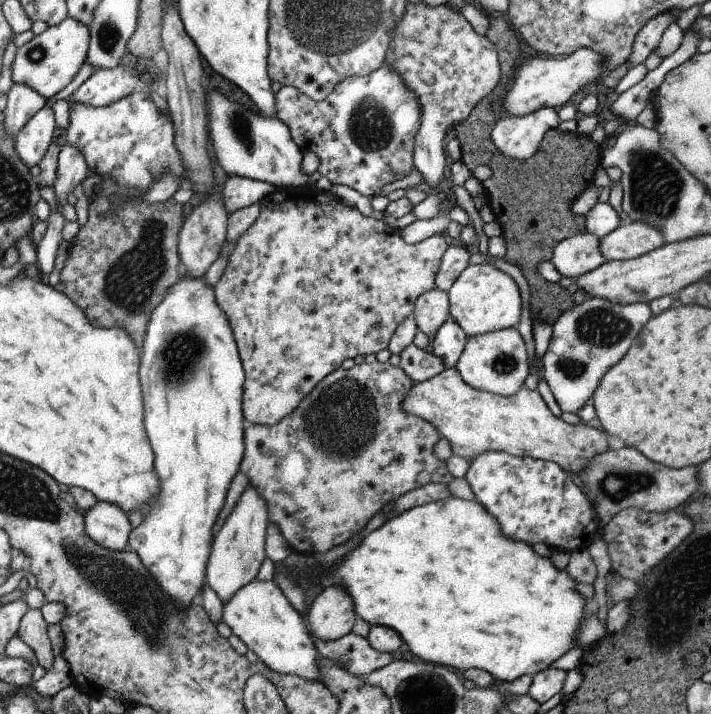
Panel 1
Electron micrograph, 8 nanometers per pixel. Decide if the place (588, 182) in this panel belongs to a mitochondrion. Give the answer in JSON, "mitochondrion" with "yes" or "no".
{"mitochondrion":"no"}

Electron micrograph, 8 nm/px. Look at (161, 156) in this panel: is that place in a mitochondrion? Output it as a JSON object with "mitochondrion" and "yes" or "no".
{"mitochondrion":"yes"}

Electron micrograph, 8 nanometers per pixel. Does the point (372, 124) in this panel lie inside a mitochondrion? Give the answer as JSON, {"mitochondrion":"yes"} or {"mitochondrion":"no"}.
{"mitochondrion":"yes"}

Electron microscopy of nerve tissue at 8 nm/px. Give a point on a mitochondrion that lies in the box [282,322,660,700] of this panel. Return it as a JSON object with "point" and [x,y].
{"point":[343,419]}

